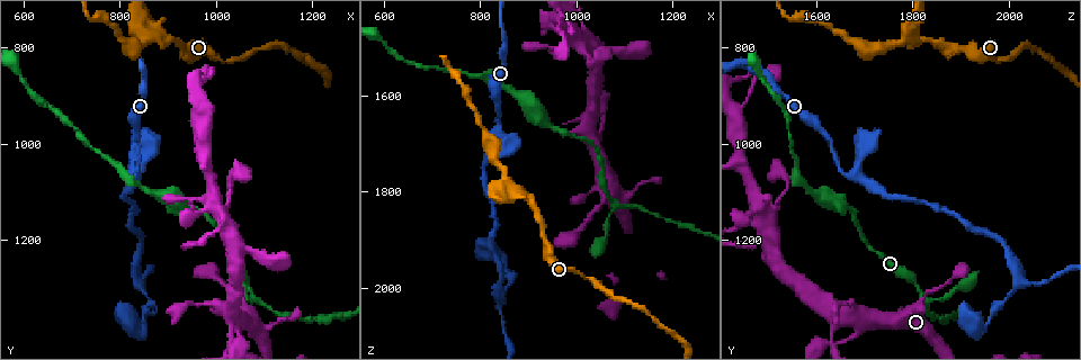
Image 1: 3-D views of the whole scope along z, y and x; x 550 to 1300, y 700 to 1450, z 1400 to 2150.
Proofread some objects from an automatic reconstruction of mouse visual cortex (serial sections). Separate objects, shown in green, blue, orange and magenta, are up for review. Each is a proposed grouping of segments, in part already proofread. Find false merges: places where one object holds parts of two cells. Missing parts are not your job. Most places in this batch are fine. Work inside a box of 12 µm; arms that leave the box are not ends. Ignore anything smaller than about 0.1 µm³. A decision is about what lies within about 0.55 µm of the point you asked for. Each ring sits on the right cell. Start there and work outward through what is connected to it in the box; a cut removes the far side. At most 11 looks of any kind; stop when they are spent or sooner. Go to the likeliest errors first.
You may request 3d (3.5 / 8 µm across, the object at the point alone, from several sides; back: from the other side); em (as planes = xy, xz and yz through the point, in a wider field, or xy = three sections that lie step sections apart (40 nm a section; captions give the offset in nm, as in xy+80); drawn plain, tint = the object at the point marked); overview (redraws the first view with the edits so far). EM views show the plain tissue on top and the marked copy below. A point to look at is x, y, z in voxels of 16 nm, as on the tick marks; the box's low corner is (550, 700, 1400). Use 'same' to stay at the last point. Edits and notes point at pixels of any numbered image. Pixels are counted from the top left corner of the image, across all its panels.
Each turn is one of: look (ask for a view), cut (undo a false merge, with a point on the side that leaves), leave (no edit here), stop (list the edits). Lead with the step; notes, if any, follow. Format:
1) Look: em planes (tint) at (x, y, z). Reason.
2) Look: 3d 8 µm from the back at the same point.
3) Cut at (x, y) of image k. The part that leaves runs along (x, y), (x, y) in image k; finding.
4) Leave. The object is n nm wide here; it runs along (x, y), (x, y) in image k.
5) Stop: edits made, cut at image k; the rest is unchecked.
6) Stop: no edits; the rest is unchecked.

Look: 3d 3.5 µm from the back at (1080, 1325, 1830). Three-way junction.

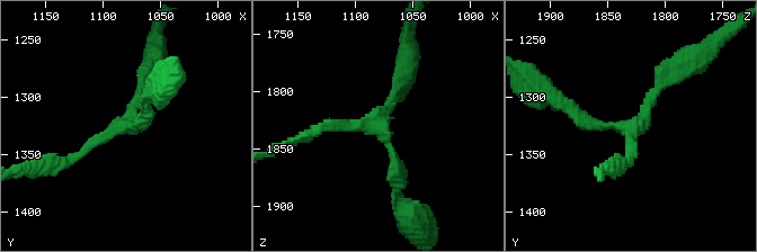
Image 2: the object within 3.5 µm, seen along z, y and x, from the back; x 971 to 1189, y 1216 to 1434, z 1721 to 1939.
Look: em xy step 3 (tint) at (1084, 1324, 1824). 3 arms meet here; the arms are 150, 150, 200 nm wide; need the tissue.

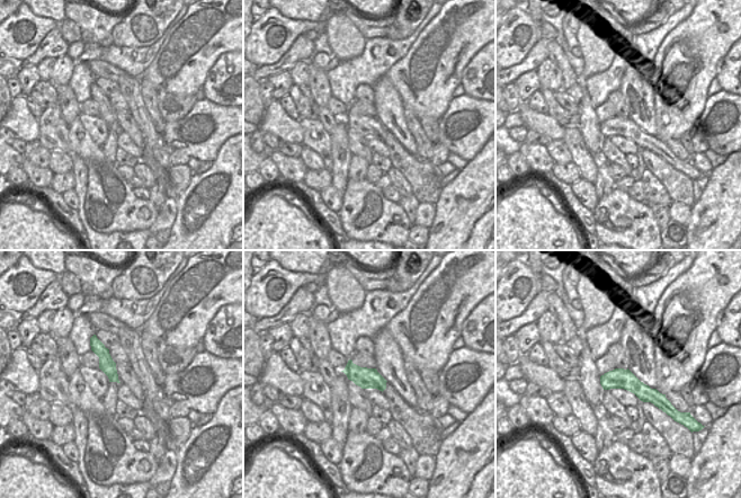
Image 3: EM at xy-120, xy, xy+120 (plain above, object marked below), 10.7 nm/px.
Leave. All the same cell.

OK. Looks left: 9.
Look: 3d 3.5 µm from the back at (855, 780, 1785). Sharp bend.

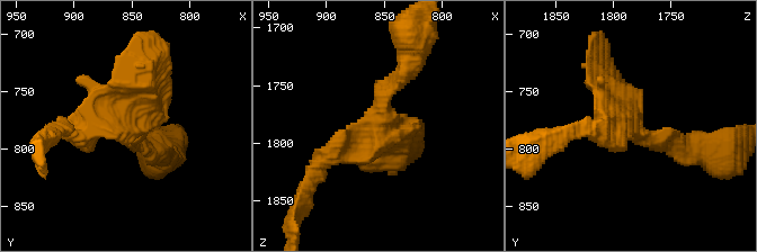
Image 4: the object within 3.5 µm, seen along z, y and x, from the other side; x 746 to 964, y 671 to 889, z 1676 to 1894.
Look: em xy step 2 (tint) at (856, 774, 1792). Need the tissue.

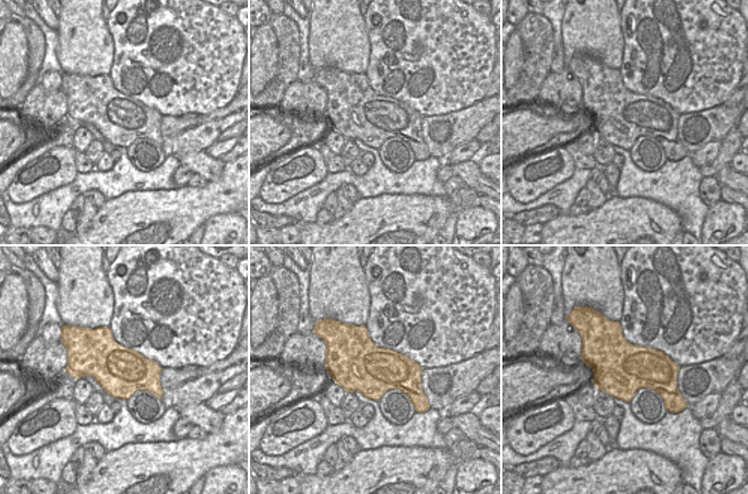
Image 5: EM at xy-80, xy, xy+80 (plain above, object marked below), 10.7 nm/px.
Look: em xy step 1 (tint) at the same point.

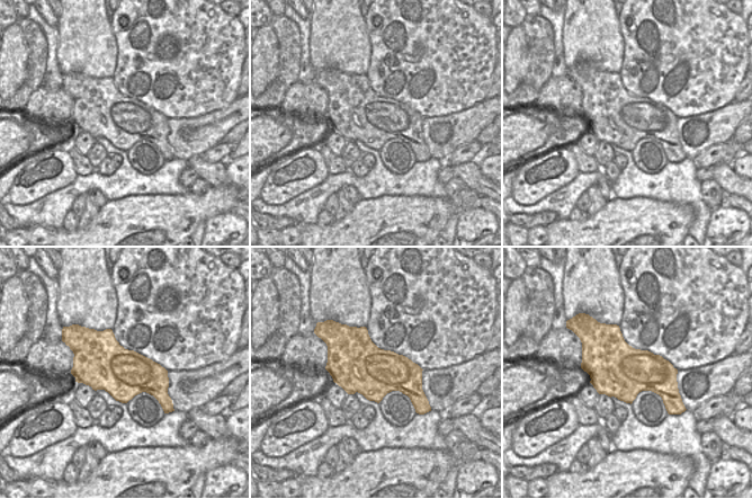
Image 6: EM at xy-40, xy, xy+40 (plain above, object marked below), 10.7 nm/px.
Leave. One cell here.

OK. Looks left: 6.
Look: 3d 3.5 µm at (1010, 1150, 1490). Sudden change in width.

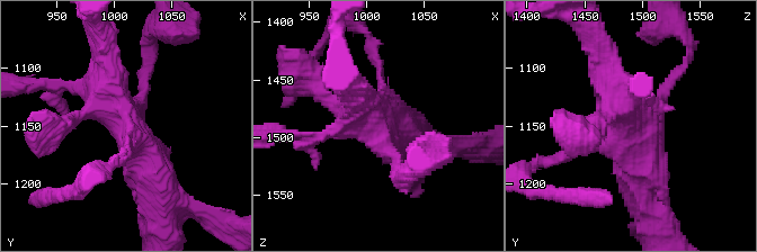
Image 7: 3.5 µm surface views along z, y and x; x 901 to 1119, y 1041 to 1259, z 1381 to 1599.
Look: em xy step 3 (tint) at (1014, 1150, 1492). Now the EM.

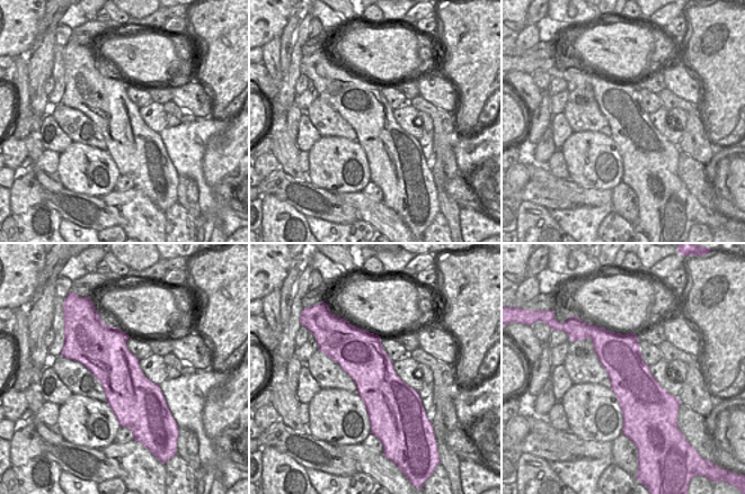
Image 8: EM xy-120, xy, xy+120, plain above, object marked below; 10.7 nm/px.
Leave. It runs along (154, 192), (103, 99), (106, 69) in image 7; one cell here.

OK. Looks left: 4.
Look: 3d 3.5 µm at (835, 1290, 2020). Narrows sharply.

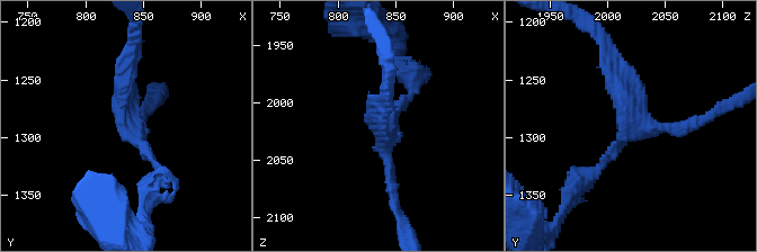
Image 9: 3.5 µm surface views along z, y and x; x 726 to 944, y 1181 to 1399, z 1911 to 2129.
Look: em planes (tint) at (836, 1286, 2020). 3 arms meet here; the arms are 150, 150, 200 nm wide.

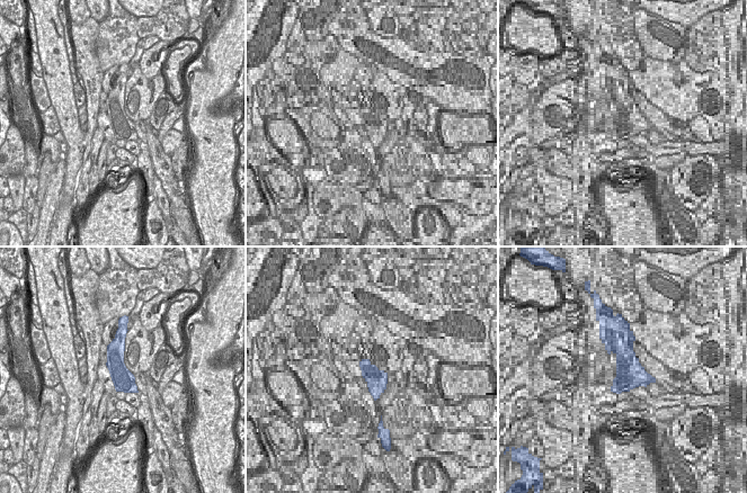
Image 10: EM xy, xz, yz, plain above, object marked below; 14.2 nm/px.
Look: em xy step 1 (tint) at the same point.

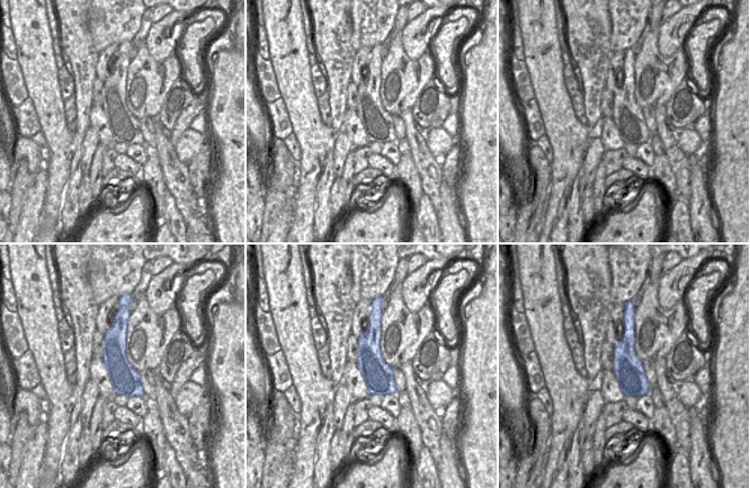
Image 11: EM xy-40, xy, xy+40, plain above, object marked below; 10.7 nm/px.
Leave. It runs along (131, 56), (121, 115), (159, 177) in image 9; one cell here.

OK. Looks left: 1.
Stop: no edits; the rest is unchecked.

